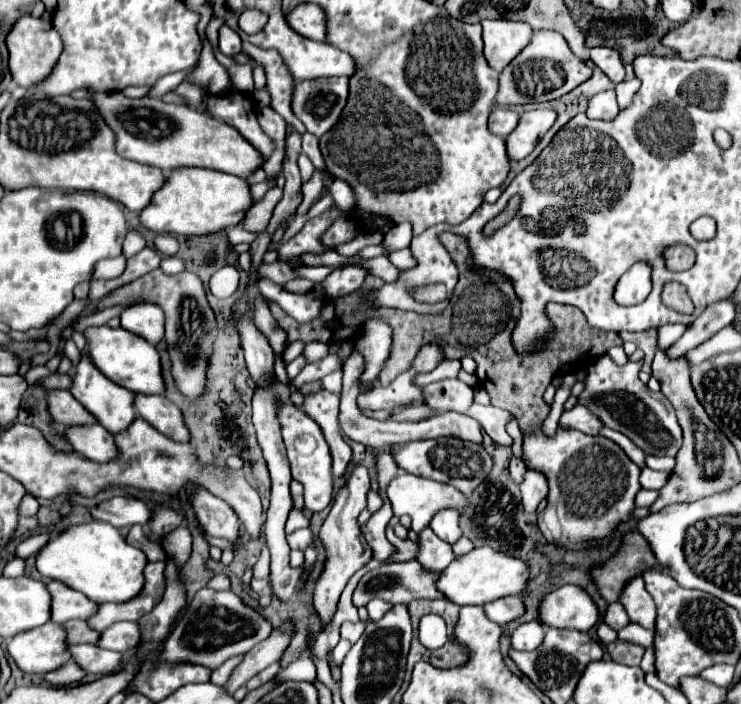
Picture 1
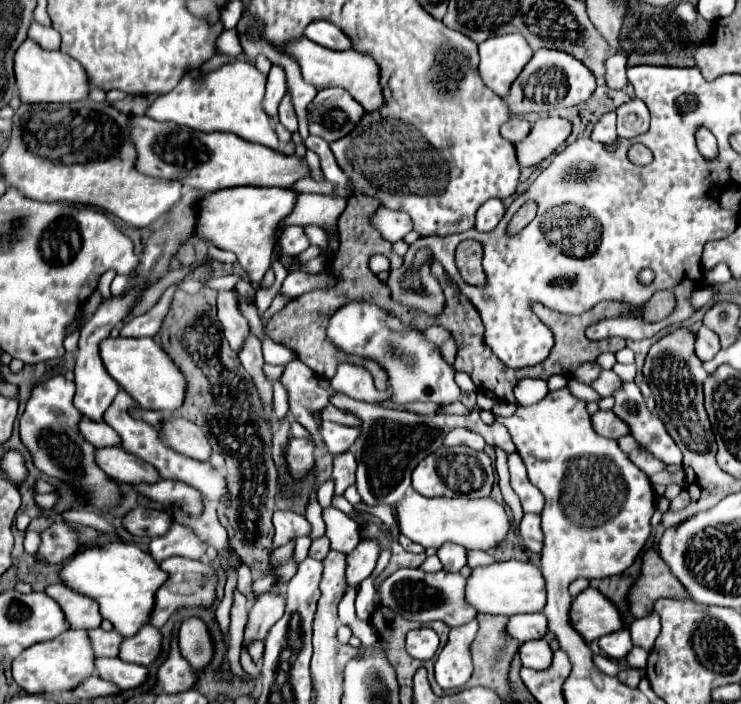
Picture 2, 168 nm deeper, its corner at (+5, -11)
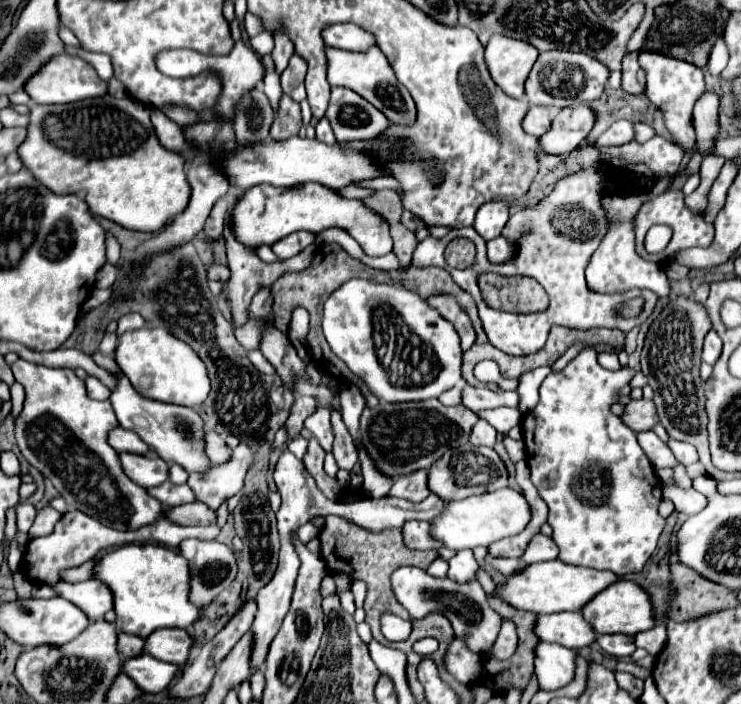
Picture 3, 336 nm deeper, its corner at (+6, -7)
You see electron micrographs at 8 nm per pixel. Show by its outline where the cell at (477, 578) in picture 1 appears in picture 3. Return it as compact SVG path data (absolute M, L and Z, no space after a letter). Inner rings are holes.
M561 560L545 562L545 564L531 564L525 566L521 572L507 578L505 586L497 586L499 598L513 604L515 608L529 610L535 614L555 614L565 610L581 610L589 600L593 600L599 592L609 588L619 580L617 574L607 570L593 570L583 566L571 566Z

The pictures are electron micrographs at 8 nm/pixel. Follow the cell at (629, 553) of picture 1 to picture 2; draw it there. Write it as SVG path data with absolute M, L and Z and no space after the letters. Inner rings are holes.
M648 548L642 556L642 568L638 580L632 584L626 602L634 618L646 616L652 610L654 600L658 598L688 598L686 590L672 576L670 568L656 554L654 548Z

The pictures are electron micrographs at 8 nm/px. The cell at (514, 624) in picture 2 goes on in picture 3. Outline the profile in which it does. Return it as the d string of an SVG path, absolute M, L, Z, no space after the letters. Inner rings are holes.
M581 612L541 614L535 632L539 640L555 642L565 648L585 648L597 640L595 630L585 622Z

